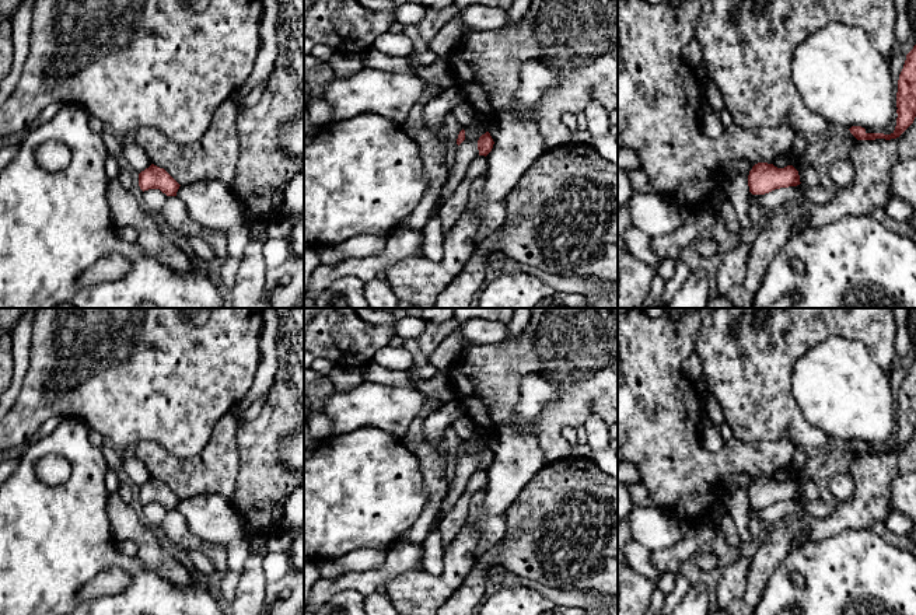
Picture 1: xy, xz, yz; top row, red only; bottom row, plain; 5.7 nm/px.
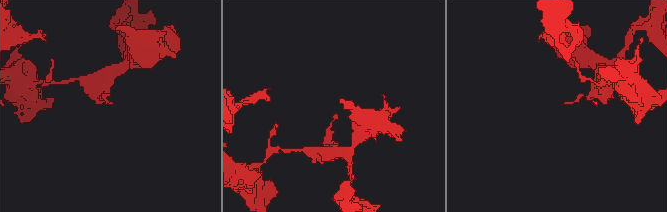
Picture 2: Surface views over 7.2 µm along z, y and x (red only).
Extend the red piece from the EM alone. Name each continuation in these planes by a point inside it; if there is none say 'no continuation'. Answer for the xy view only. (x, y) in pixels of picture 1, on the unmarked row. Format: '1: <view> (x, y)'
no continuation

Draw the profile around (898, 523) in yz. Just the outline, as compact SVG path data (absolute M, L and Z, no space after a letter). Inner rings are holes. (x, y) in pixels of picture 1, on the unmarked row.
M896 510L888 516L884 524L889 531L901 537L913 537L916 534L916 524L908 516Z

